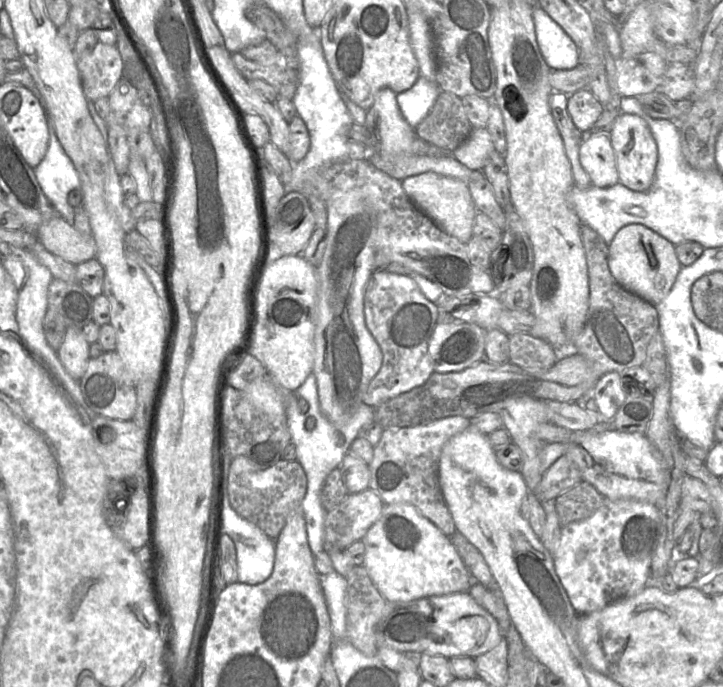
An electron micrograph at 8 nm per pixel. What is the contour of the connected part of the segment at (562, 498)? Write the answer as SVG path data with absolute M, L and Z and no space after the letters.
M581 481L555 499L561 526L592 516L608 500L592 484Z

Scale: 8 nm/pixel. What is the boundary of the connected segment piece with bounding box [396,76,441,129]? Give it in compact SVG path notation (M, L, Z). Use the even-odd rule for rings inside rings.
M419 76L410 89L396 94L401 114L412 128L427 116L440 91L437 82Z

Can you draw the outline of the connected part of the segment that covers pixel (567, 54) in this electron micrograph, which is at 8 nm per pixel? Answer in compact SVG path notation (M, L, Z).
M540 6L533 9L533 21L538 45L550 68L575 68L579 63L579 49L573 39Z

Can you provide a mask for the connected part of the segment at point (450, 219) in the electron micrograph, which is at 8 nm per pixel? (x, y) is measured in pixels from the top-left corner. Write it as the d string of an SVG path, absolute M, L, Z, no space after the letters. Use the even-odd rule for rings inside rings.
M423 172L404 178L401 185L414 205L448 235L462 243L471 239L473 221L478 211L473 203L466 181L435 172Z

